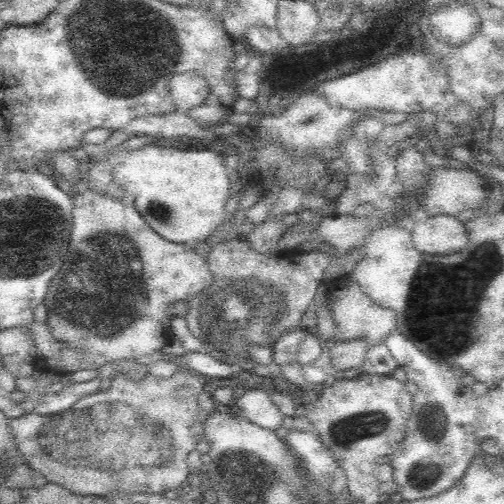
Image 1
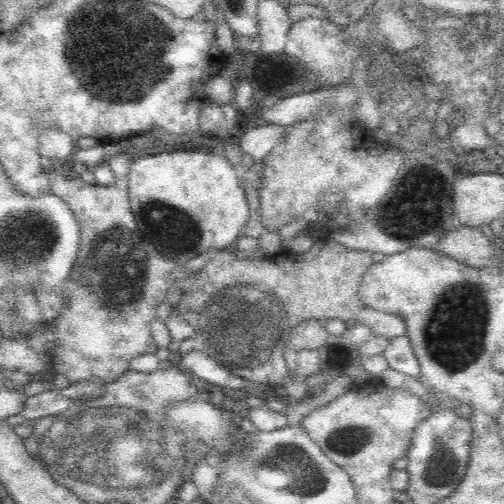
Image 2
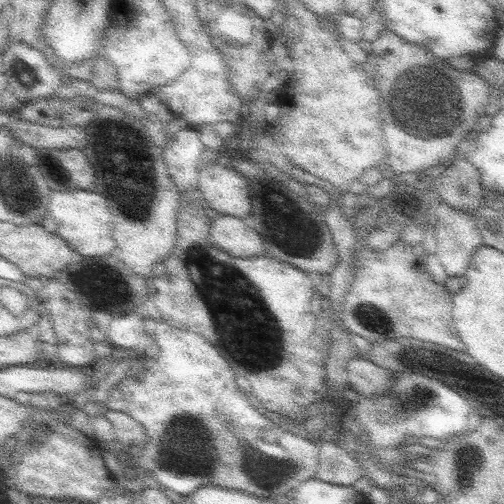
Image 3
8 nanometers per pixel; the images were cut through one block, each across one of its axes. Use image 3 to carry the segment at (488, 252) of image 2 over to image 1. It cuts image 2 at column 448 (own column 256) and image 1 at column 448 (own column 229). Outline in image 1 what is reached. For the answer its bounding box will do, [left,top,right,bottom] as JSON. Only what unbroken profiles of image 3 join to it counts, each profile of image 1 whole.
[412,214,470,256]

